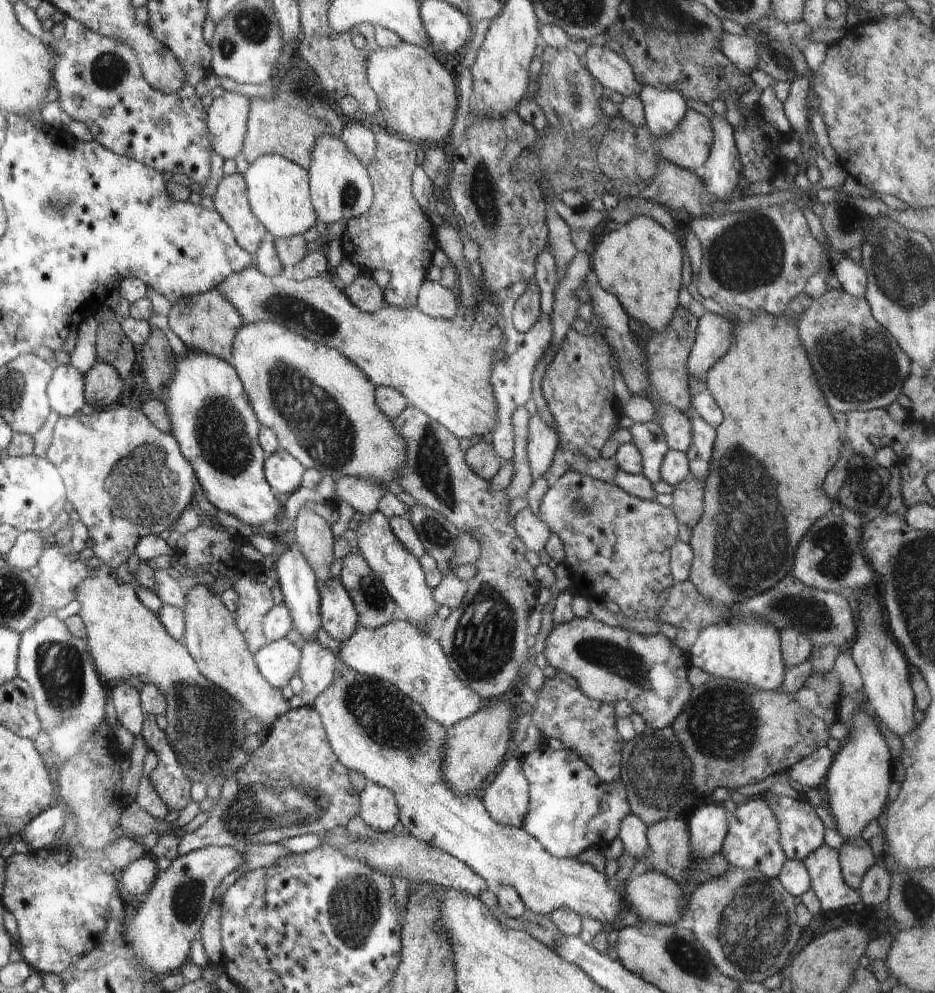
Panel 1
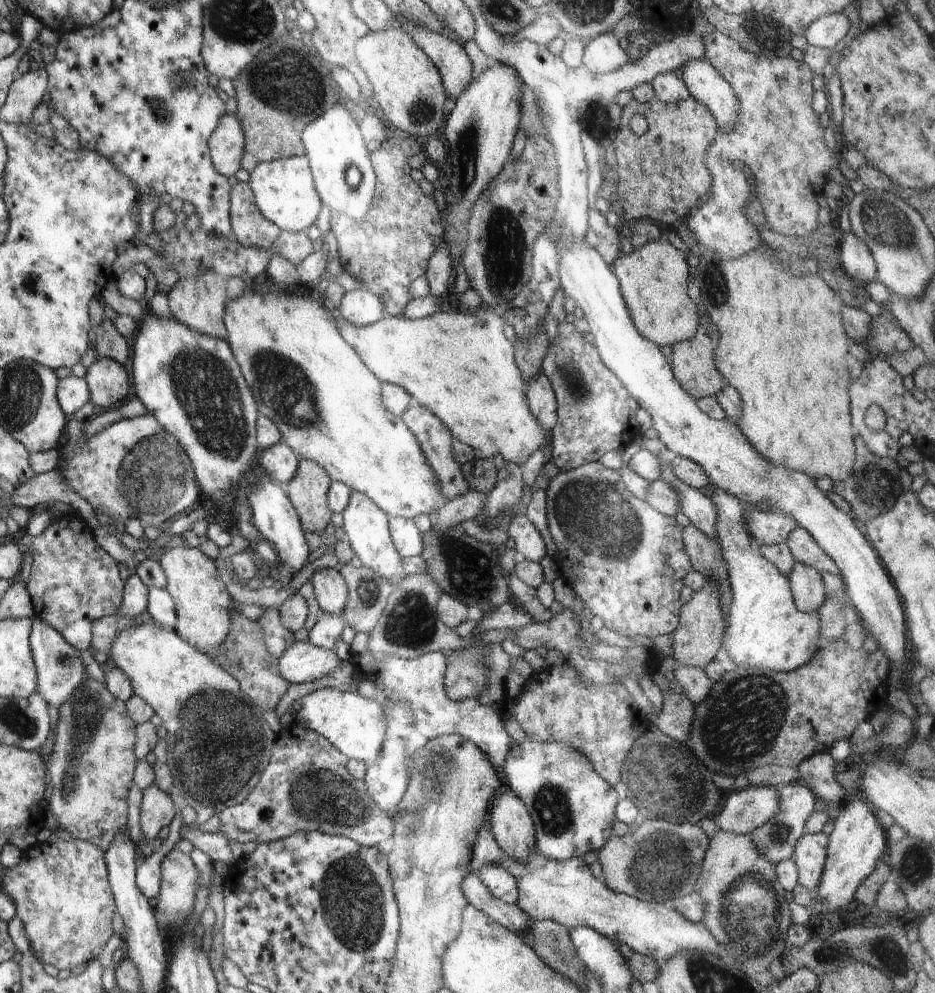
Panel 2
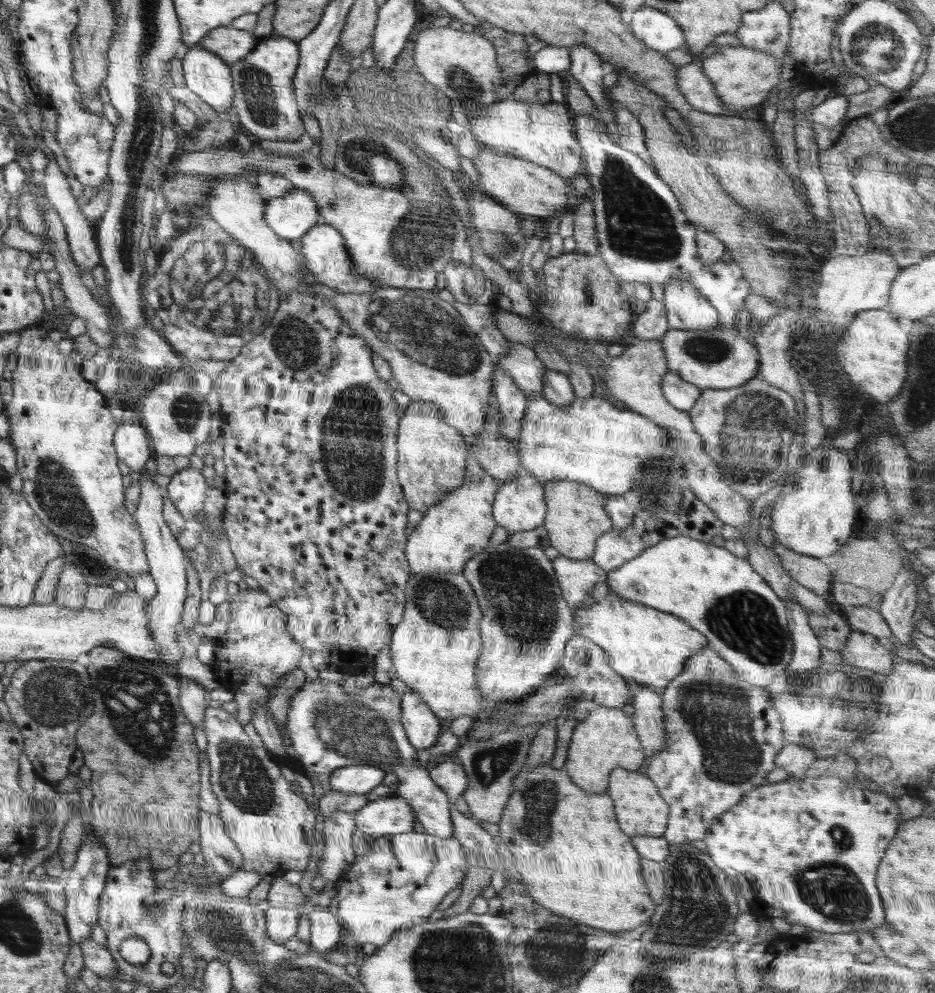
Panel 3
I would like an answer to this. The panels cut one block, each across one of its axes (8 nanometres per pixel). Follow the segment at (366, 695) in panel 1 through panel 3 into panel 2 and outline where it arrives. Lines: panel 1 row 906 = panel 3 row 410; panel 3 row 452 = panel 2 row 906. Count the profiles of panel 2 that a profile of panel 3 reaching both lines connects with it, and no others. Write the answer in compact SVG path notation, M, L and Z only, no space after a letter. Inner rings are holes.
M485 827L475 840L471 869L477 873L488 863L502 865L517 880L518 896L514 903L528 914L532 922L552 919L569 930L590 927L611 938L616 945L622 942L634 952L651 956L658 964L680 953L706 953L726 958L724 945L712 936L703 923L689 921L670 905L643 901L610 890L602 879L592 875L590 866L582 857L559 861L535 852L526 862L520 862L506 856L494 835Z

